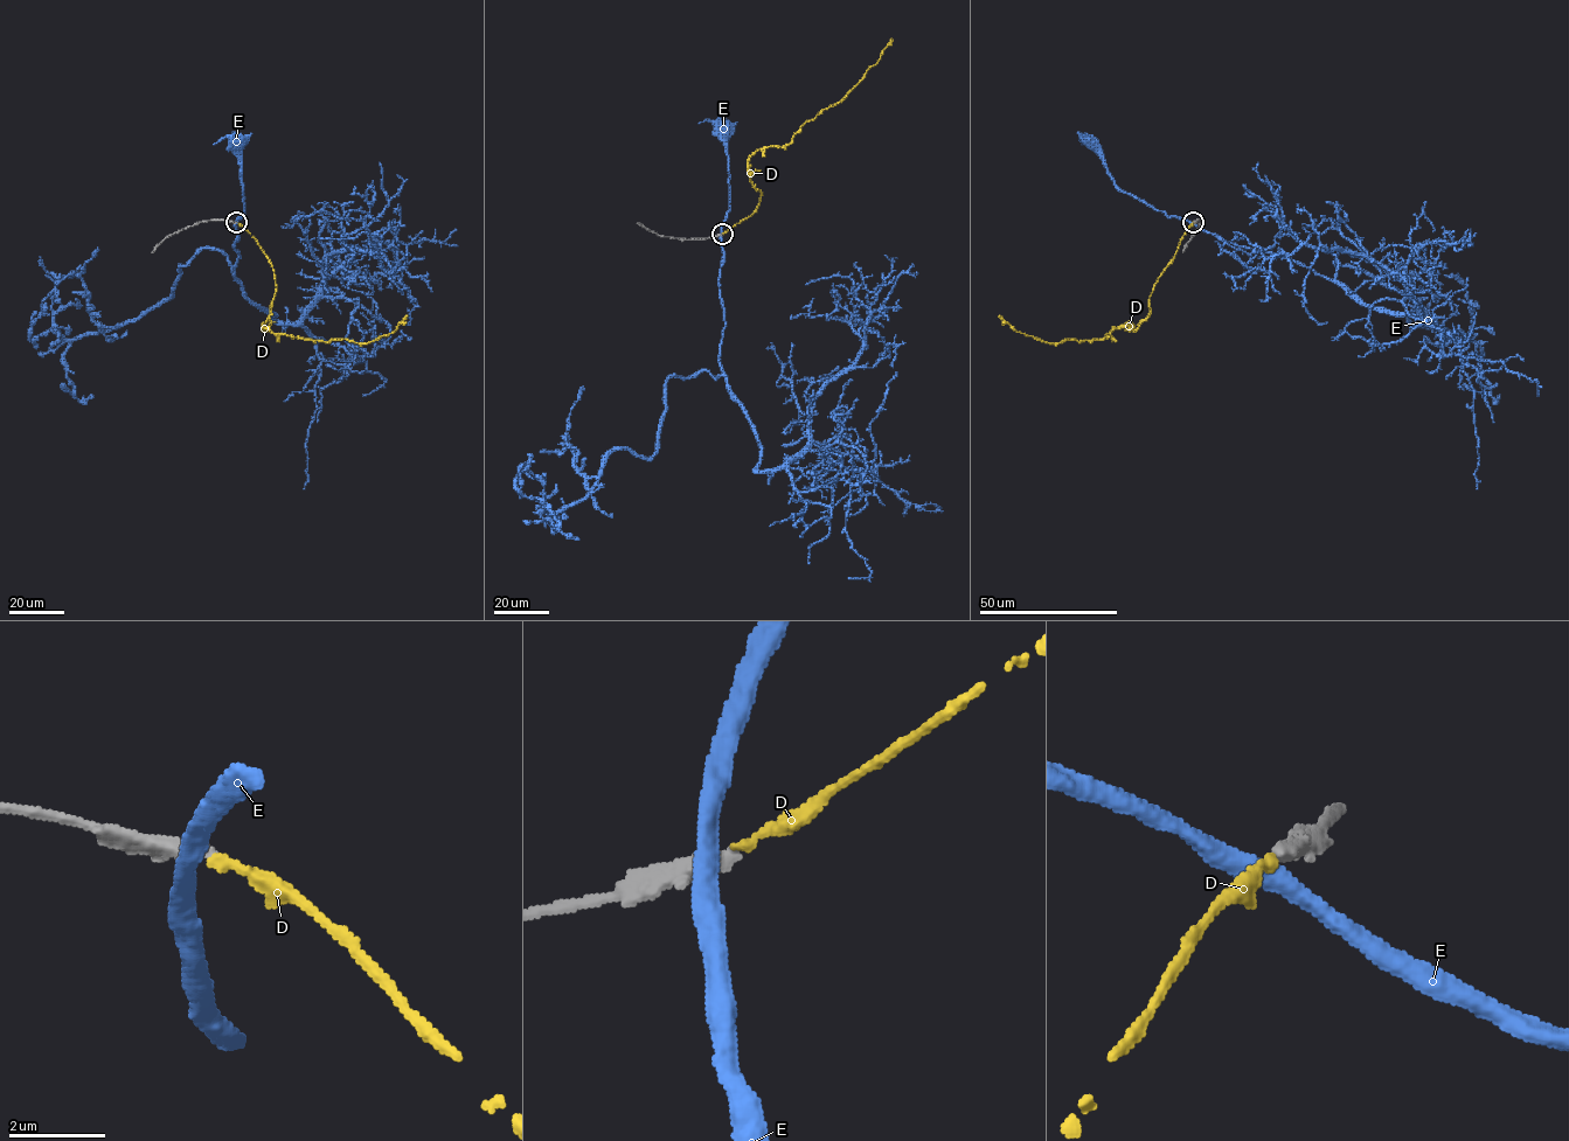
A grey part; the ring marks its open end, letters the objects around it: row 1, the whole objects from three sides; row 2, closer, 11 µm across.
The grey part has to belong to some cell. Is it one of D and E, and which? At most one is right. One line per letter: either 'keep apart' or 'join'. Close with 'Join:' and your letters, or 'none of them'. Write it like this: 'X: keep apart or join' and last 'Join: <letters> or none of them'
D: join
E: keep apart
Join: D

